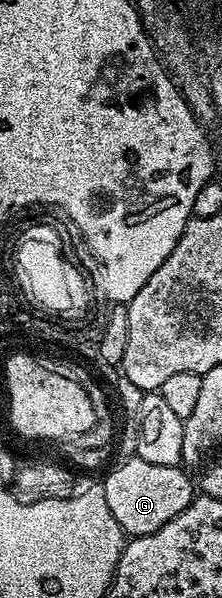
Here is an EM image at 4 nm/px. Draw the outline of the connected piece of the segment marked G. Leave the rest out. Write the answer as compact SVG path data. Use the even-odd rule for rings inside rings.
M137 456L127 458L117 463L119 466L101 483L104 488L104 500L108 500L108 508L112 508L112 516L116 516L116 524L120 524L123 532L130 536L151 534L168 520L180 516L184 508L196 497L196 486L190 483L190 478L182 466L165 466L164 464L148 464L148 460L140 460Z

